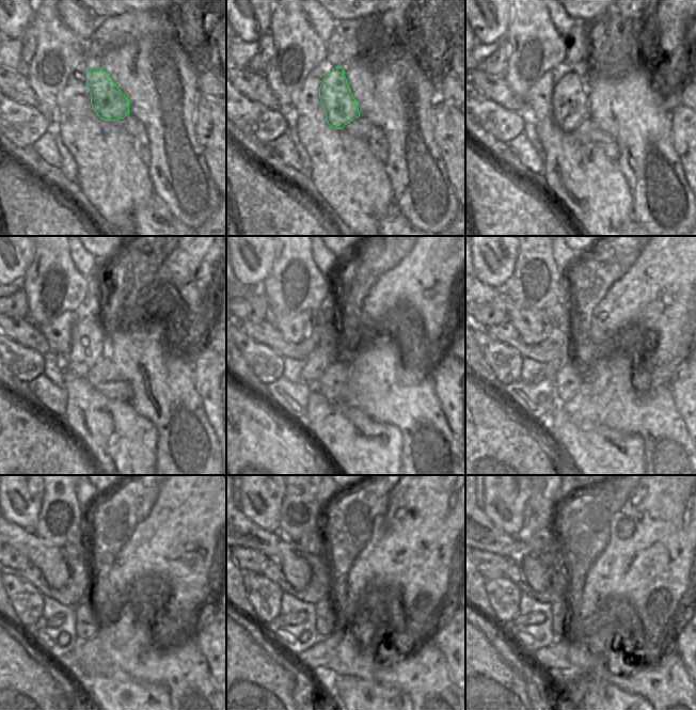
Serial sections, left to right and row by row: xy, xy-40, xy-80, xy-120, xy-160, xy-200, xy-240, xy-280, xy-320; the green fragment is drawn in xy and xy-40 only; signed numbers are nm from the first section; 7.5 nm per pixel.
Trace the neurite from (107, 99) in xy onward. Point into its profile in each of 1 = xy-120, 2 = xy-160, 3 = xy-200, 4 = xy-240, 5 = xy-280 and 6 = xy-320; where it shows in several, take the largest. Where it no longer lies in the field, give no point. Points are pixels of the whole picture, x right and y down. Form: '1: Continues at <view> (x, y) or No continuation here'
1: Continues at xy-120 (90, 336)
2: Continues at xy-160 (332, 345)
3: Continues at xy-200 (550, 371)
4: Continues at xy-240 (57, 620)
5: Continues at xy-280 (290, 619)
6: Continues at xy-320 (537, 618)

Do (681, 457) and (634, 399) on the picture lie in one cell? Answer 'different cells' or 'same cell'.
same cell

